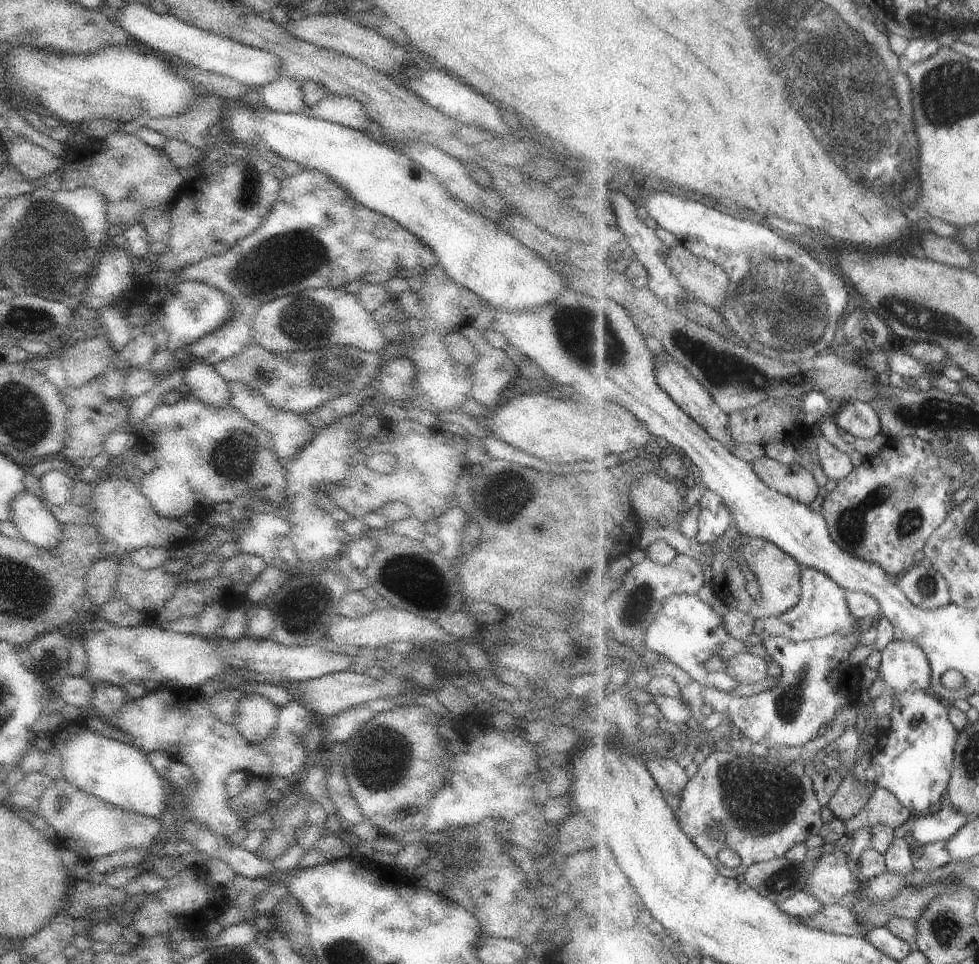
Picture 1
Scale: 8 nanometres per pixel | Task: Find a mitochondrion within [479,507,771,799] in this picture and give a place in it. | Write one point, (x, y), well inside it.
(639, 601)

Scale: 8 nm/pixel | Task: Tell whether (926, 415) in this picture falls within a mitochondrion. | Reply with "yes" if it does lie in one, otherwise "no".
yes

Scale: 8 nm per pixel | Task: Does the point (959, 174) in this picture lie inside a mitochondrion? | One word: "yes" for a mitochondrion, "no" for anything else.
no

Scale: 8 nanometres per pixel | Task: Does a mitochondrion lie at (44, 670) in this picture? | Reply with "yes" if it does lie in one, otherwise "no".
no

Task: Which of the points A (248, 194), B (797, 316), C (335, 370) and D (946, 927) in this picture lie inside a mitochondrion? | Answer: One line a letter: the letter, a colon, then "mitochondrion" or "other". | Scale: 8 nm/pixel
A: mitochondrion
B: mitochondrion
C: mitochondrion
D: mitochondrion

